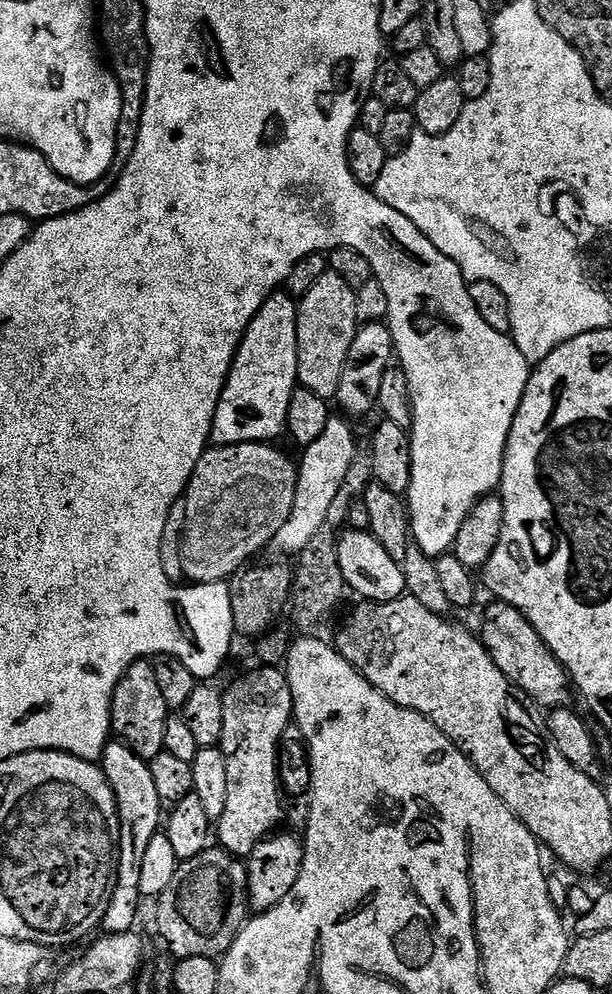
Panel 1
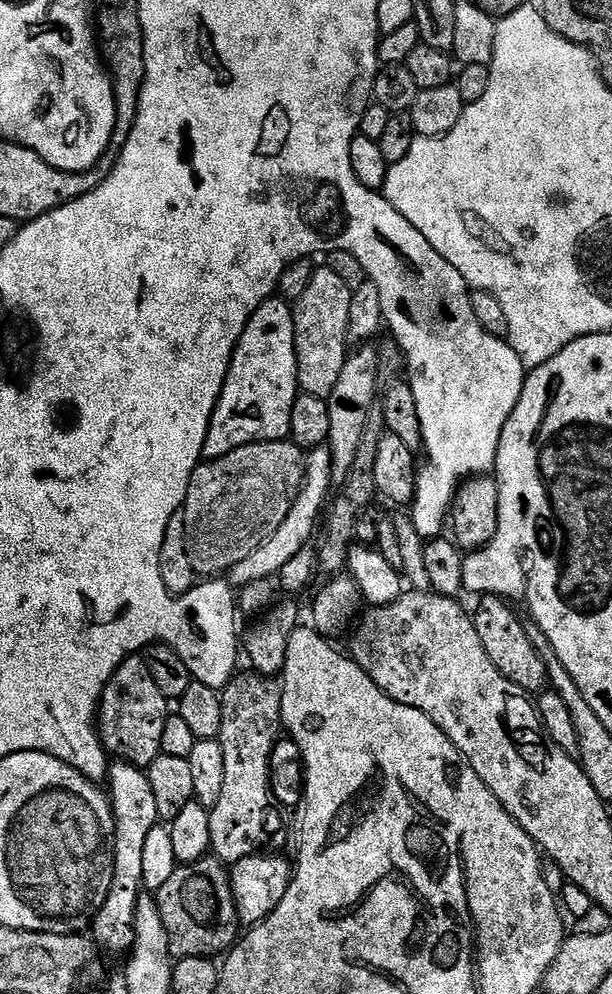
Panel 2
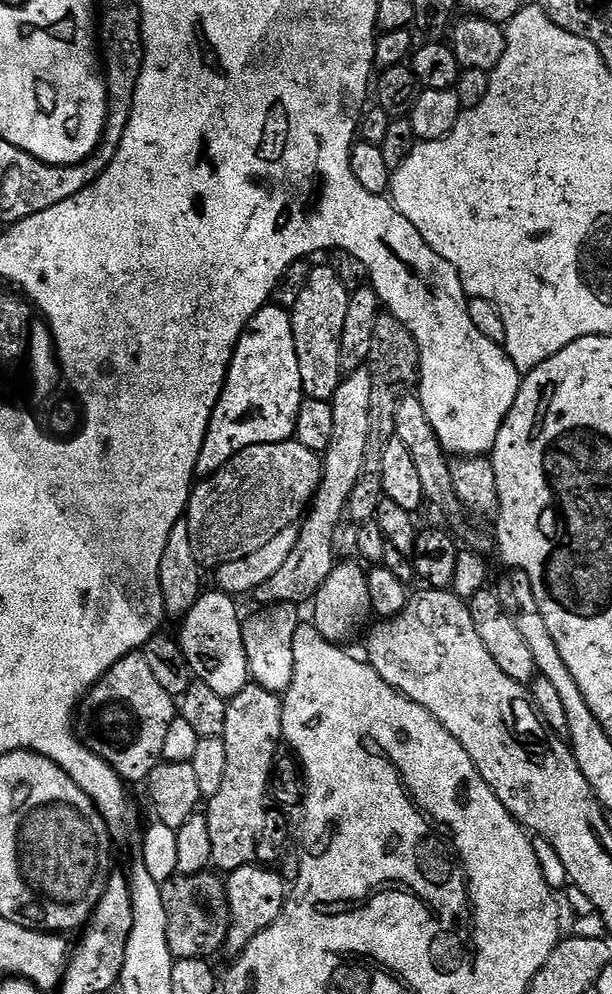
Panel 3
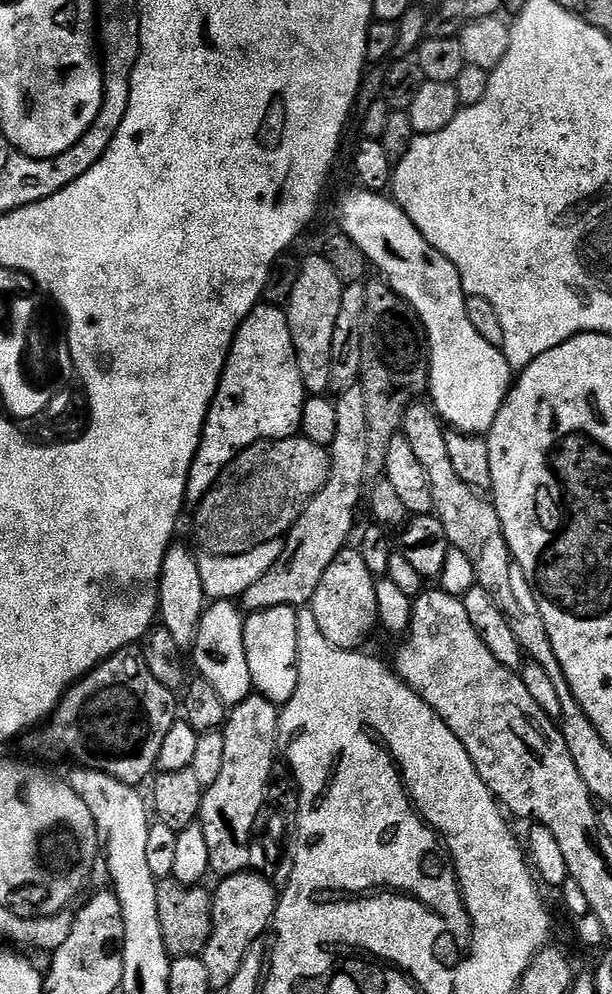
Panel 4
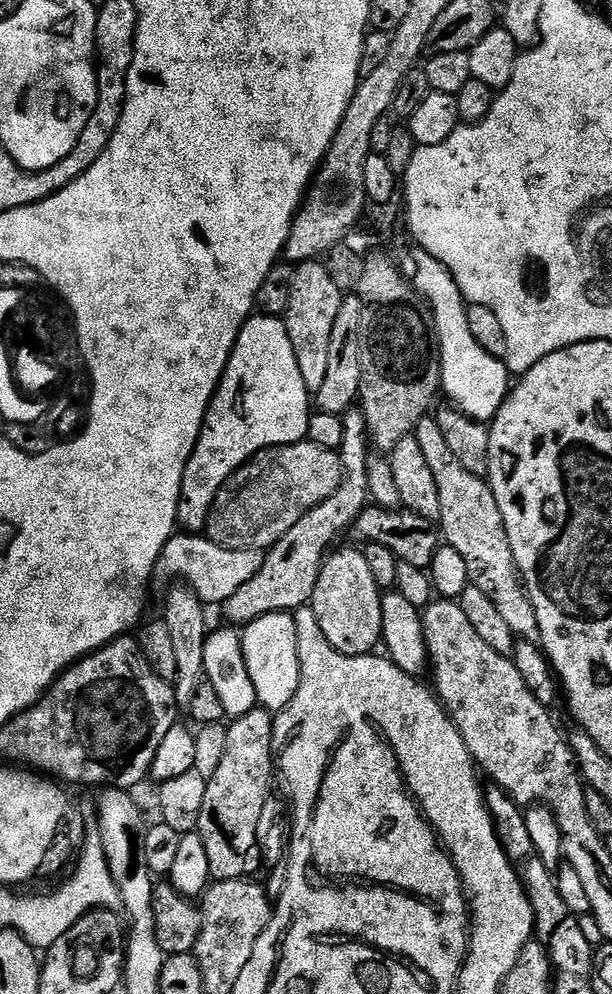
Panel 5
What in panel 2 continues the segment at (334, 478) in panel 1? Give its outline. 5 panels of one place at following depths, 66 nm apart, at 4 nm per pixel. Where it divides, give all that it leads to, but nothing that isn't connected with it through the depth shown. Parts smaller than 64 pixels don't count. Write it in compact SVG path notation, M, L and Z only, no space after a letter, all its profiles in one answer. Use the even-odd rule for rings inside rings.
M331 447L311 449L306 456L304 485L286 518L286 522L282 522L282 526L278 526L278 530L274 530L274 534L270 534L270 538L266 538L266 542L262 542L262 546L258 546L258 550L254 550L254 554L242 558L242 562L238 562L238 566L230 569L226 574L227 583L233 589L239 590L254 582L279 577L280 571L286 566L286 562L290 562L290 558L294 558L294 554L298 554L303 548L309 547L311 540L308 539L315 532L318 532L318 525L325 515L326 505L329 503L333 488ZM328 491L330 491L329 496ZM320 515L322 515L321 518Z

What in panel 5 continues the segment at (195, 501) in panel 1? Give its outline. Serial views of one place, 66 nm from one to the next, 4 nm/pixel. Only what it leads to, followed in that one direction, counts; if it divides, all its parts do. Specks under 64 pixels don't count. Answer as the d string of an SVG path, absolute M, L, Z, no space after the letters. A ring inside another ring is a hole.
M307 438L296 444L280 444L276 448L262 450L250 457L239 472L235 472L225 482L222 490L218 490L206 529L208 540L226 550L264 552L273 548L288 533L290 526L298 526L298 522L311 508L333 496L342 481L344 469L340 466L339 451L331 452L322 446L311 444Z

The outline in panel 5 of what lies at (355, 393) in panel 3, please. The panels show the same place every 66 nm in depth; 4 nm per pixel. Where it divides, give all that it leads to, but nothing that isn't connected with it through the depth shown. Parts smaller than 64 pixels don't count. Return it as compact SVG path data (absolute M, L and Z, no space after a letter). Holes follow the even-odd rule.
M356 406L343 413L343 417L344 433L342 446L338 451L340 466L344 469L344 481L333 496L326 498L326 502L311 508L298 522L298 526L290 526L288 533L273 548L267 549L262 570L258 570L258 574L254 574L254 578L250 578L246 586L241 586L235 594L230 594L230 598L224 601L222 611L229 625L245 626L266 614L295 613L296 609L305 607L312 599L318 574L330 549L337 543L335 540L347 528L349 531L365 508L369 507L366 474L370 455L370 436L366 418L363 411Z

